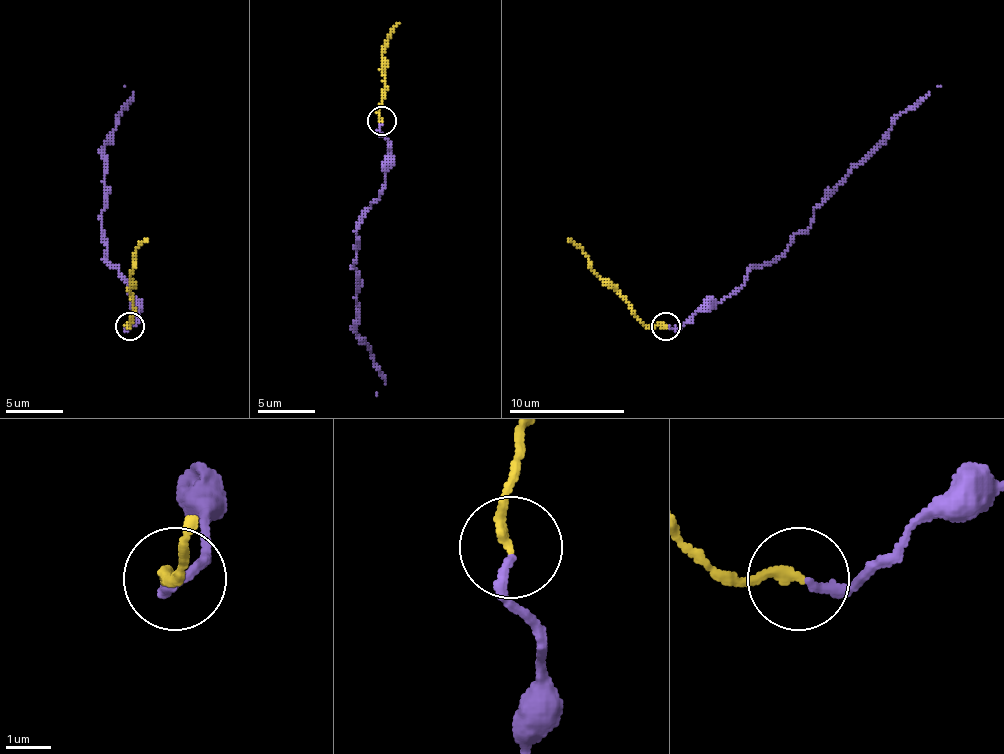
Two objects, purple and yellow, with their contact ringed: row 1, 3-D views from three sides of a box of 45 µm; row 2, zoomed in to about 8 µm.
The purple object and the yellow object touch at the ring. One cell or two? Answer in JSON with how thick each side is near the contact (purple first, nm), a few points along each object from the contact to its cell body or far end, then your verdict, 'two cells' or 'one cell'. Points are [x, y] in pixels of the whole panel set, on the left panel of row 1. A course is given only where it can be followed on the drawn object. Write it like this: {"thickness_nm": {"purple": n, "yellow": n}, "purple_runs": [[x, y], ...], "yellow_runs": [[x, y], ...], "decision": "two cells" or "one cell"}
{"thickness_nm": {"purple": 200, "yellow": 240}, "purple_runs": [[130, 325], [136, 320], [133, 294], [104, 259], [107, 239], [101, 224], [104, 141], [133, 95], [124, 86]], "yellow_runs": [[130, 325], [133, 253], [147, 239]], "decision": "one cell"}

